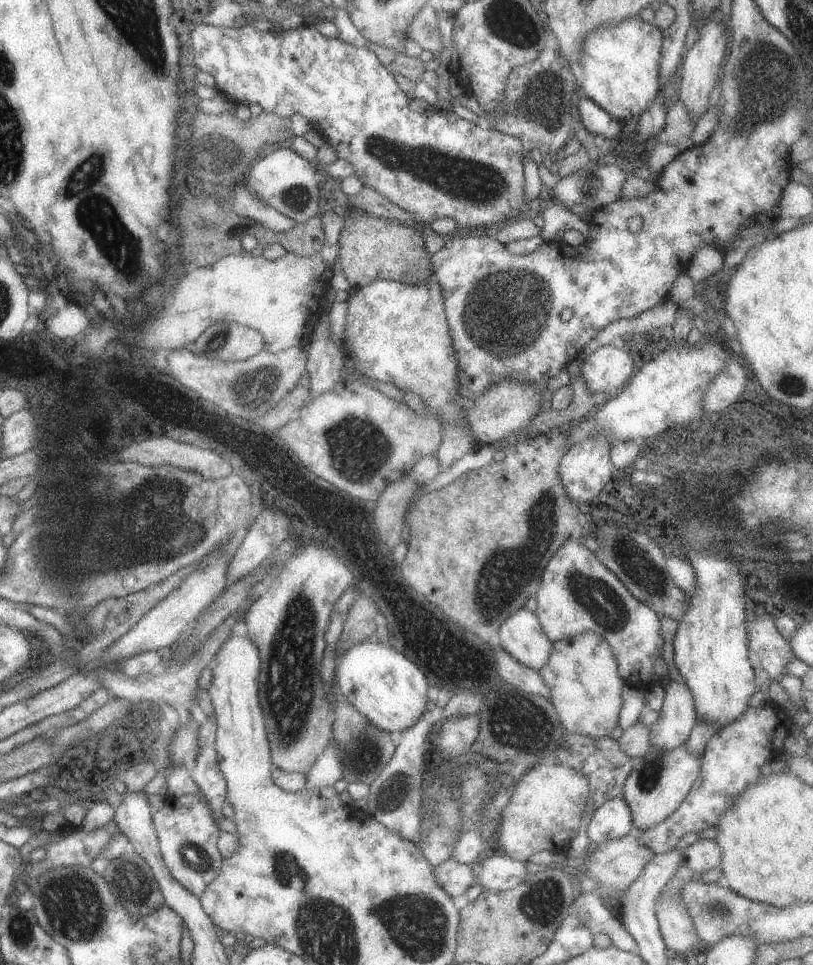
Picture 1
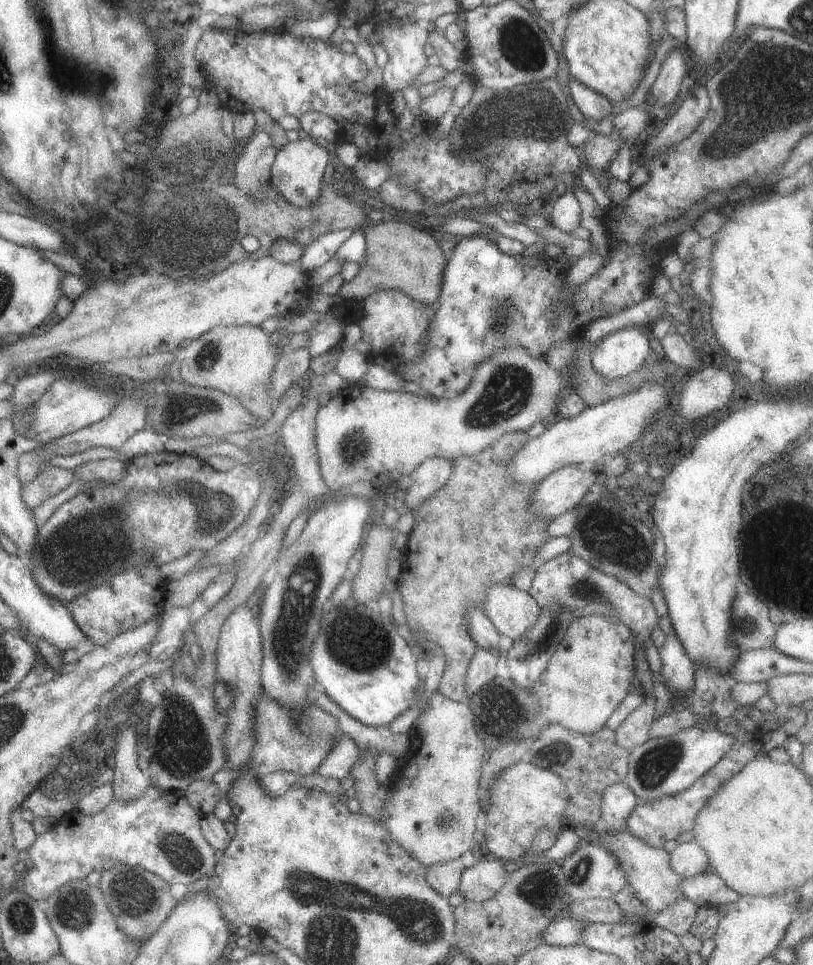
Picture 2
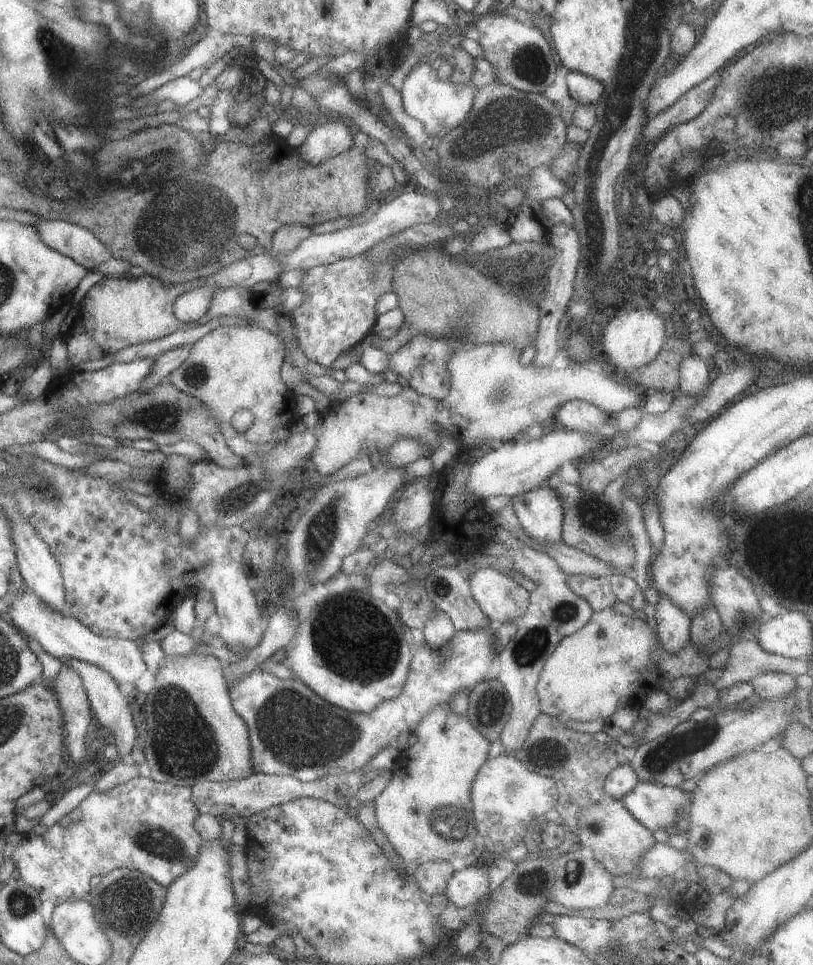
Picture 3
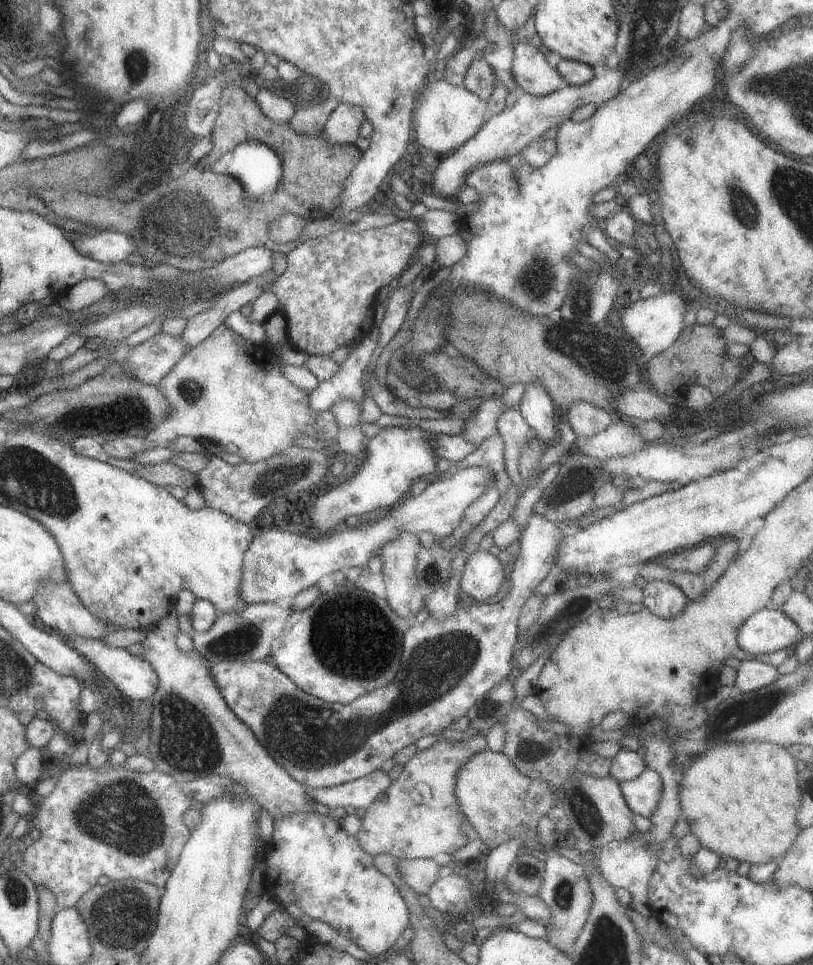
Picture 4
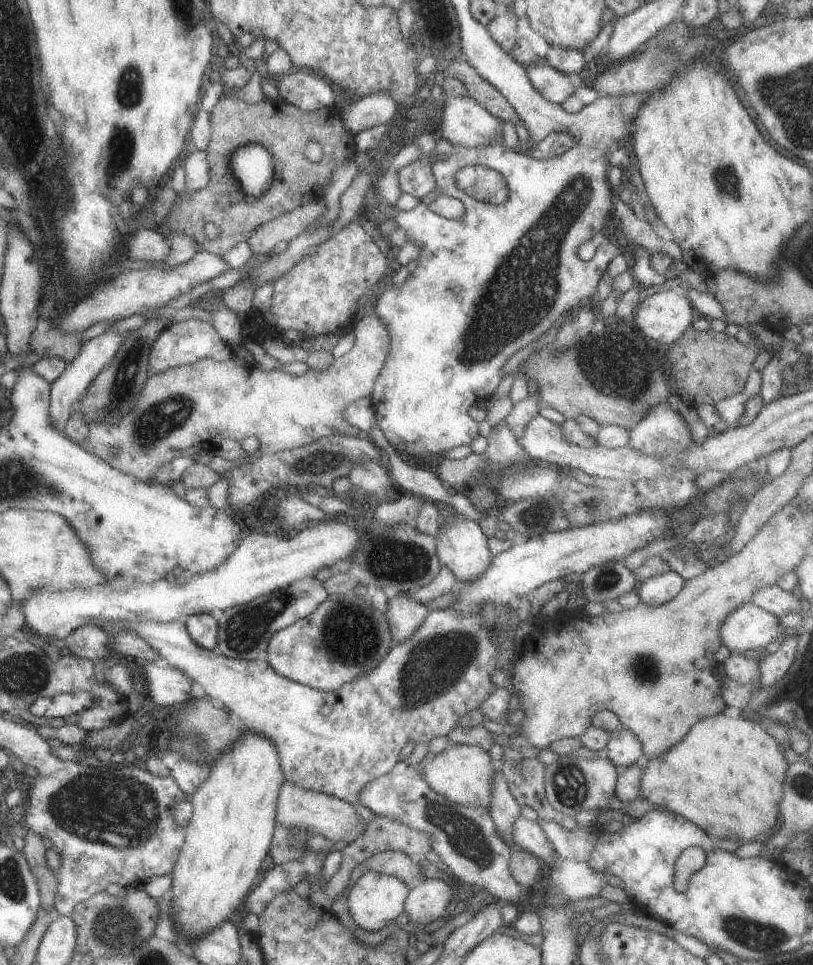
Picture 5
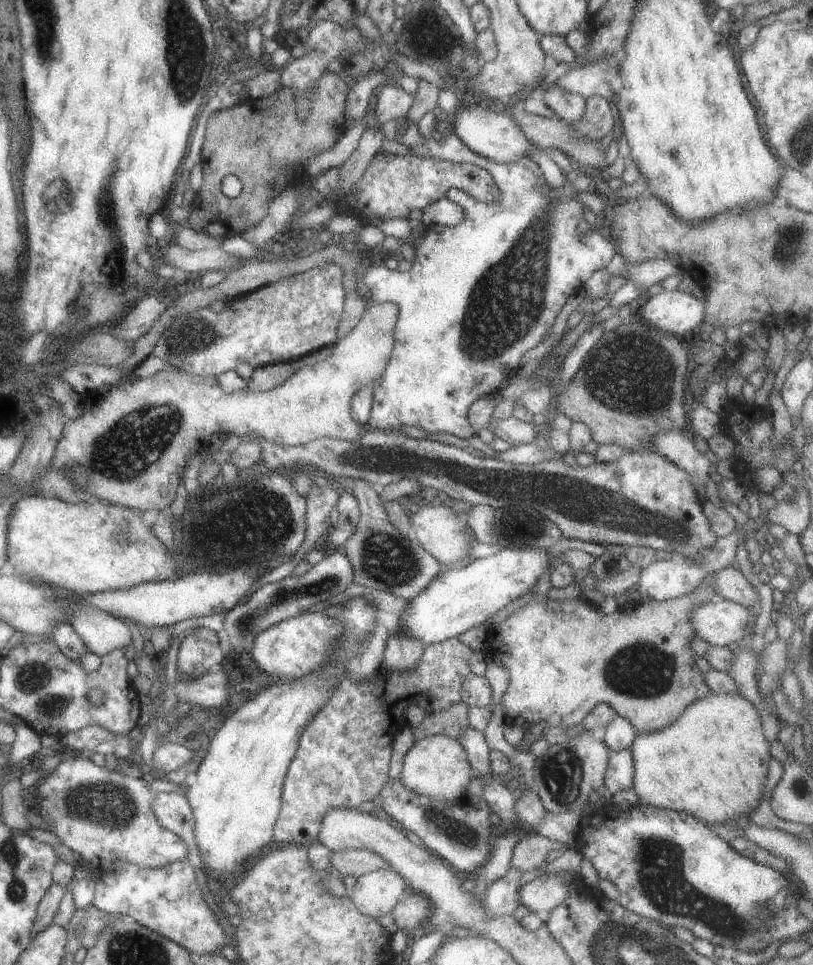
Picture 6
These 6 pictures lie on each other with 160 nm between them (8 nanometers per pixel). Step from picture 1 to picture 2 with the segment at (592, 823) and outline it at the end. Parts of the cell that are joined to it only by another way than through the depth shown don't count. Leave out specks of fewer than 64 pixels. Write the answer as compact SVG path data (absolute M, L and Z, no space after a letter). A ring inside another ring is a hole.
M622 783L609 785L600 796L600 818L593 833L619 831L625 828L625 819L638 803L636 796Z

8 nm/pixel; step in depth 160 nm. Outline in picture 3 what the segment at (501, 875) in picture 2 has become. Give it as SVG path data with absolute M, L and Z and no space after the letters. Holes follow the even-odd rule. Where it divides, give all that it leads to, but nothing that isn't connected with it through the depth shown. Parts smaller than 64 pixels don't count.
M457 864L442 892L449 903L466 907L479 903L488 892L488 878L481 864L479 867L465 867Z

